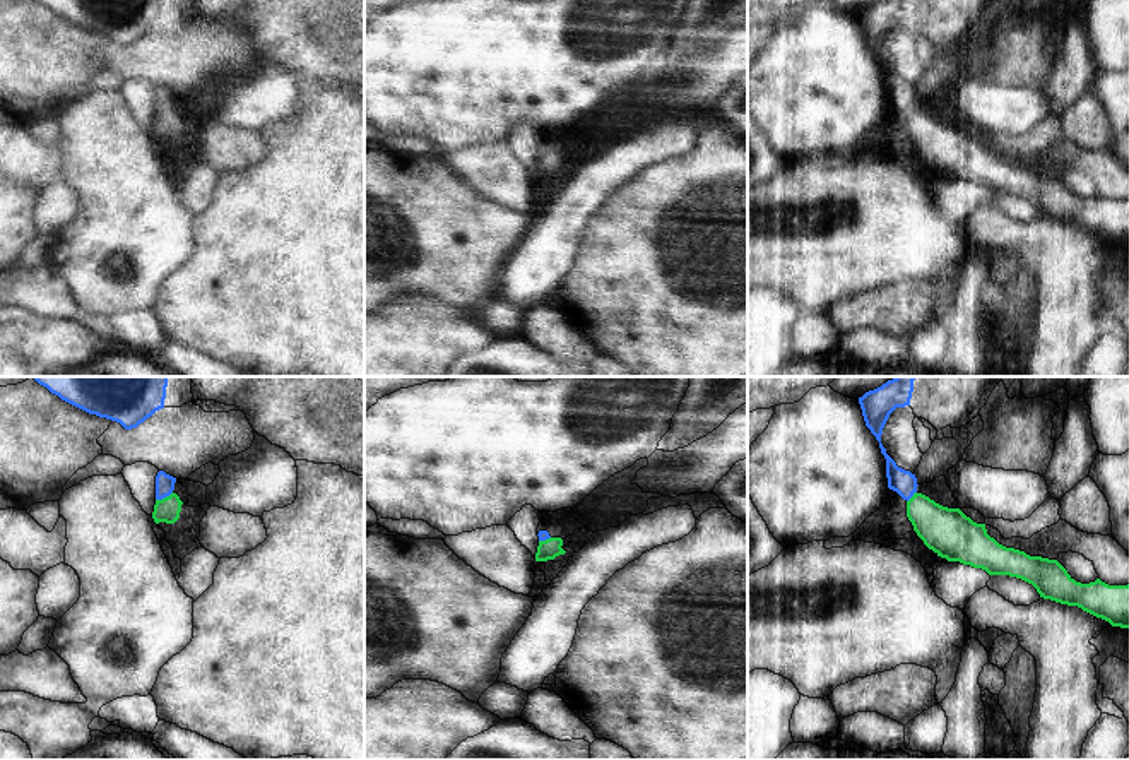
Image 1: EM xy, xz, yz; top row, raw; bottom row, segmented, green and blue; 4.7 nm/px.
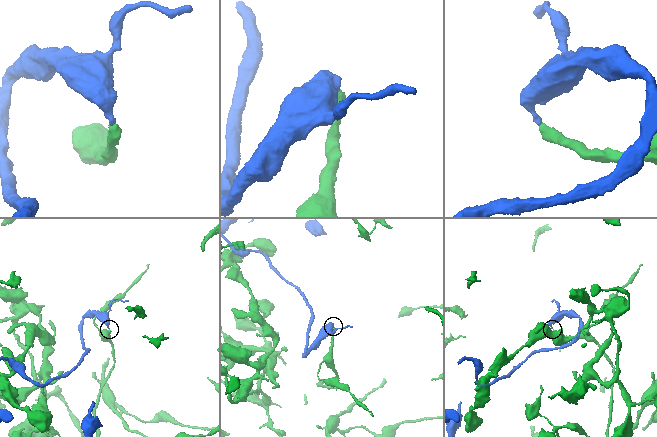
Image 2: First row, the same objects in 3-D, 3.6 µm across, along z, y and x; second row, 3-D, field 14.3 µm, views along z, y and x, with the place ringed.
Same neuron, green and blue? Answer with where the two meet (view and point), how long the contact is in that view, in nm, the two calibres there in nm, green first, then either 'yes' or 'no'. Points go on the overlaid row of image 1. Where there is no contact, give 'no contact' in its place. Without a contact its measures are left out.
meets green in xy at (163, 498); contact 90 nm long; 120 nm thick on the green side, 90 nm on the other; yes

